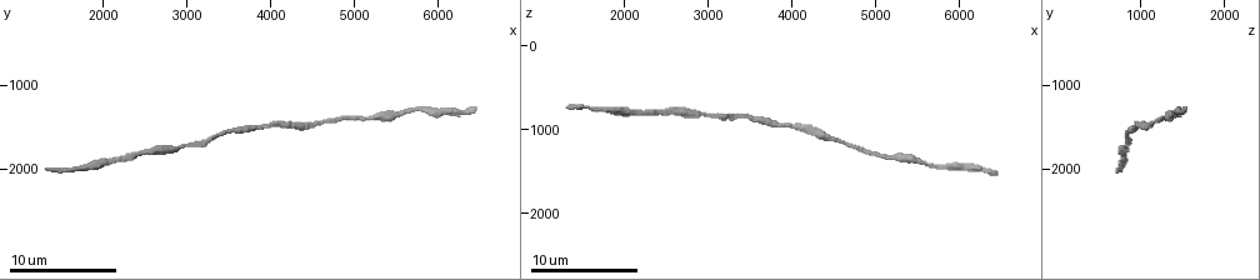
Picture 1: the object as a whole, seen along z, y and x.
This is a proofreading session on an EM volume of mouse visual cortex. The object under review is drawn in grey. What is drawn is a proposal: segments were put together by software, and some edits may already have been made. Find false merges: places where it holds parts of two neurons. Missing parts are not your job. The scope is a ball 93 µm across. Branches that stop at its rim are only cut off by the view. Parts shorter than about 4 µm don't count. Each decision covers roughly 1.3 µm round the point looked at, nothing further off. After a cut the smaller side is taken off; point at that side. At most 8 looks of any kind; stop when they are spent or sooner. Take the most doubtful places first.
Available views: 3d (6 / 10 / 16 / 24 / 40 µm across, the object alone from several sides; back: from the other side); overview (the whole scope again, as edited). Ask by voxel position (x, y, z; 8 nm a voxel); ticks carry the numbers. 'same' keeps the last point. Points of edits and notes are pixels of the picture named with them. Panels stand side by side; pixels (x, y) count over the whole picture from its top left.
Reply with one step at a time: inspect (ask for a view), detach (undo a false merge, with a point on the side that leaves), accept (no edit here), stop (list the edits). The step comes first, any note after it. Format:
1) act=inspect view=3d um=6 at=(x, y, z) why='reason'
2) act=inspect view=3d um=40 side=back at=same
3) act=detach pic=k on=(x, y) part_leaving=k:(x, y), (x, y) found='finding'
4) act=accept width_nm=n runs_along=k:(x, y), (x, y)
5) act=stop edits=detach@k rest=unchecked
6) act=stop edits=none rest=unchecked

act=inspect view=3d um=10 at=(2550, 1750, 800) why='calibre changes'

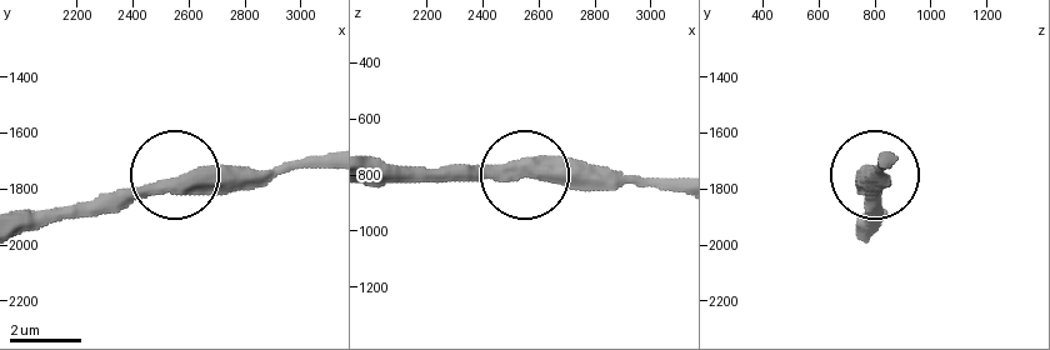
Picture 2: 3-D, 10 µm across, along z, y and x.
act=inspect view=3d um=6 at=(2560, 1760, 790) why='closer look'

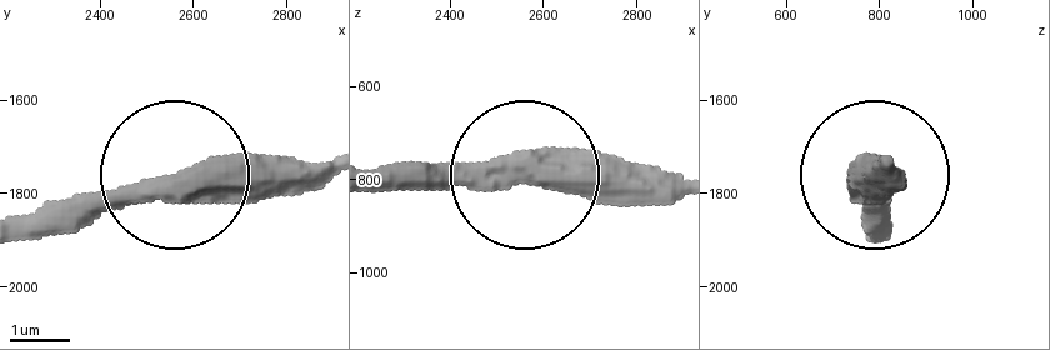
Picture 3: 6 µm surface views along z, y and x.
act=accept found='continuous, no second neuron'

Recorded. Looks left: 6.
act=inspect view=3d um=10 at=(3900, 1500, 950)

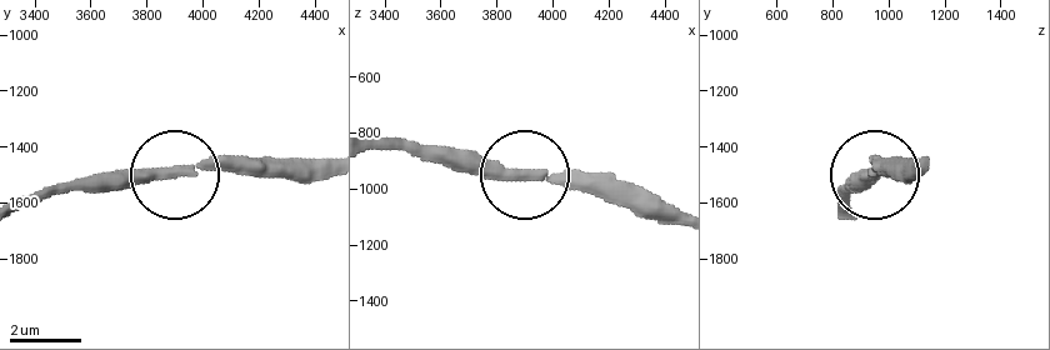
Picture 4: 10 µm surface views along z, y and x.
act=inspect view=3d um=10 side=back at=(3880, 1490, 940) why='other side'

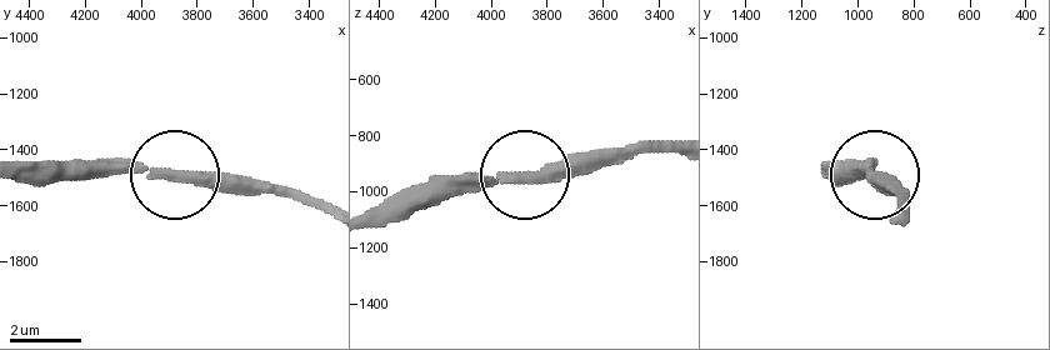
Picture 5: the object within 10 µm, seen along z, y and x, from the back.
act=accept side_arm_um=23 runs_along=5:(175, 175), (271, 184) found='all the same neuron'

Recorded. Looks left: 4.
act=inspect view=3d um=10 at=(6100, 1300, 1450) why='thick turns thin'

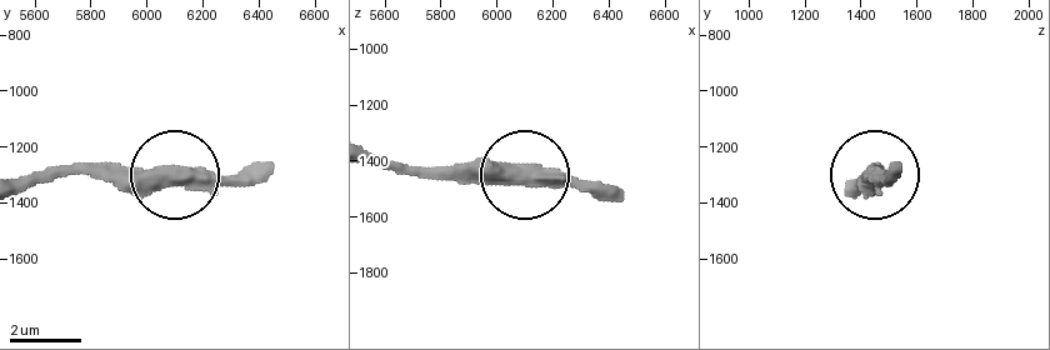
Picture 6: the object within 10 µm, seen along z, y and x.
act=accept runs_along=6:(26, 186), (54, 174), (265, 174) found='all the same neuron'

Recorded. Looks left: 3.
act=inspect view=3d um=10 at=(5500, 1350, 1400) why='sudden change in width'

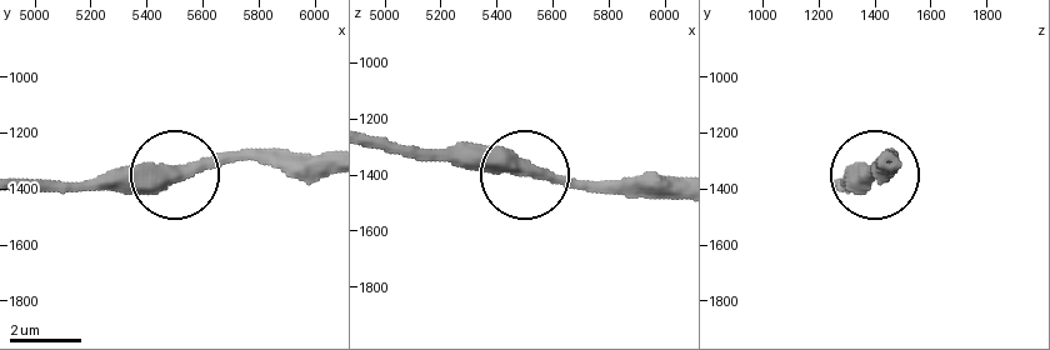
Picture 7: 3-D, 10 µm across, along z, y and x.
act=inspect view=3d um=10 side=back at=(5500, 1340, 1370) why='from behind'

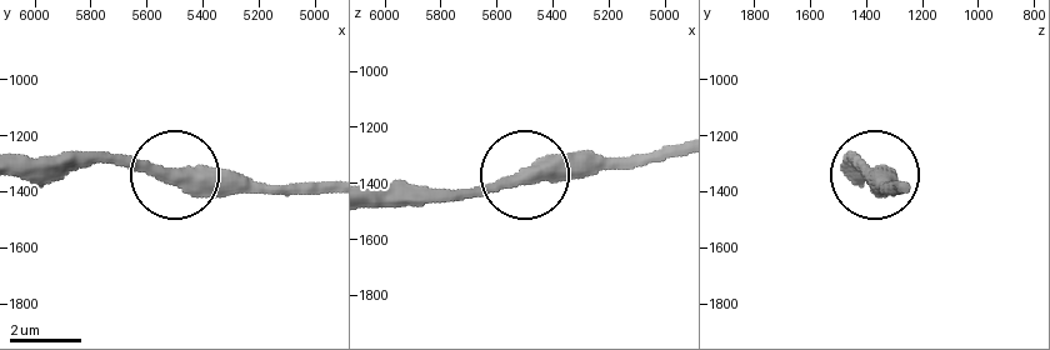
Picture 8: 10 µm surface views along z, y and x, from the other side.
act=accept width_nm=430 found='one neuron here'

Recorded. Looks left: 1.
act=stop edits=none rest=unchecked

